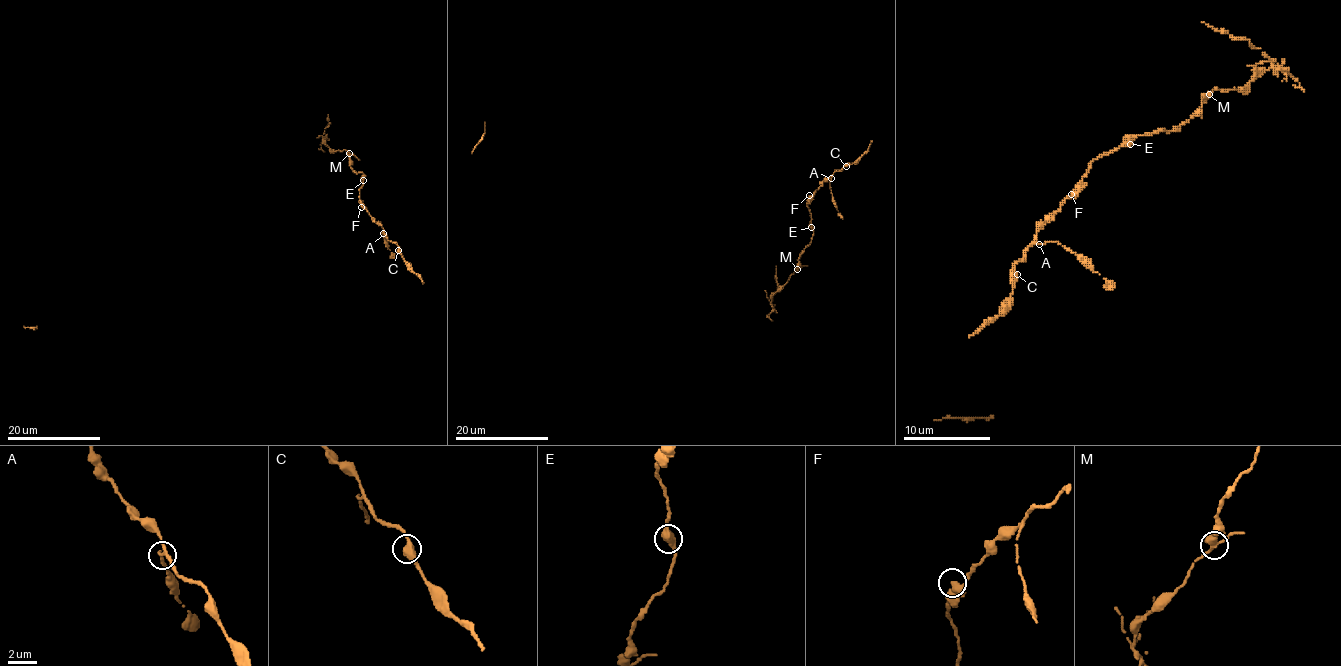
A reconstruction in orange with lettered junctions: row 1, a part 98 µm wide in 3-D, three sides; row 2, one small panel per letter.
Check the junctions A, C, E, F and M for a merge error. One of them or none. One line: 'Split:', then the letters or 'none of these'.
Split: M

